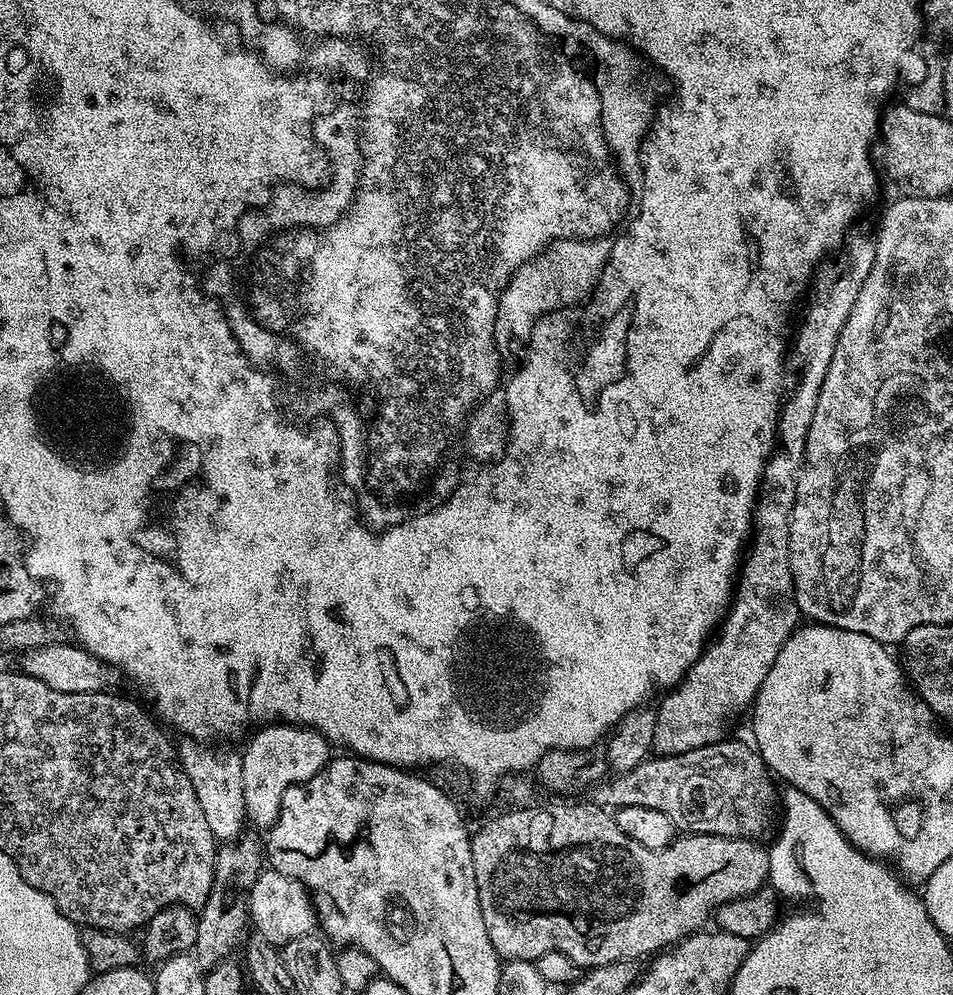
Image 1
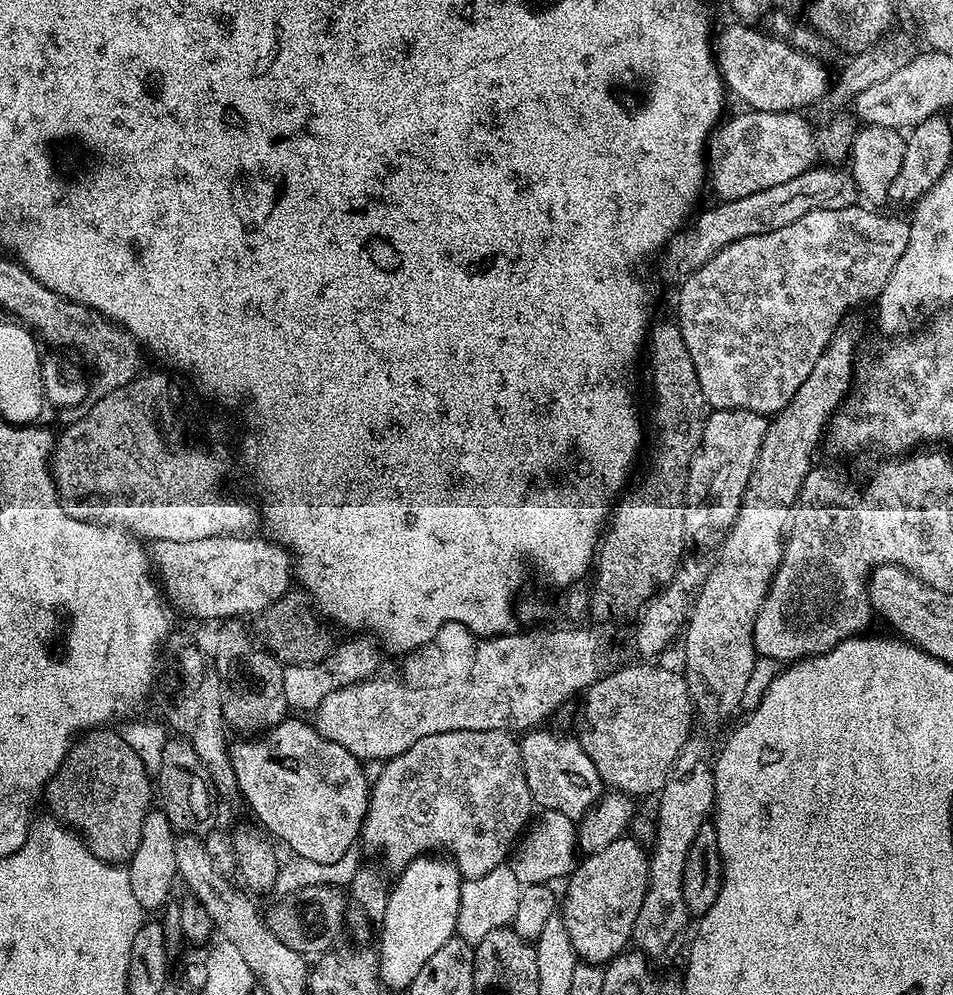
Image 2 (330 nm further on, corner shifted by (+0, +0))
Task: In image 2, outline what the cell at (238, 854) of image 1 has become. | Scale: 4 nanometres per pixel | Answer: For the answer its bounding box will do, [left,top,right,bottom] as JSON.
[211,619,290,734]

